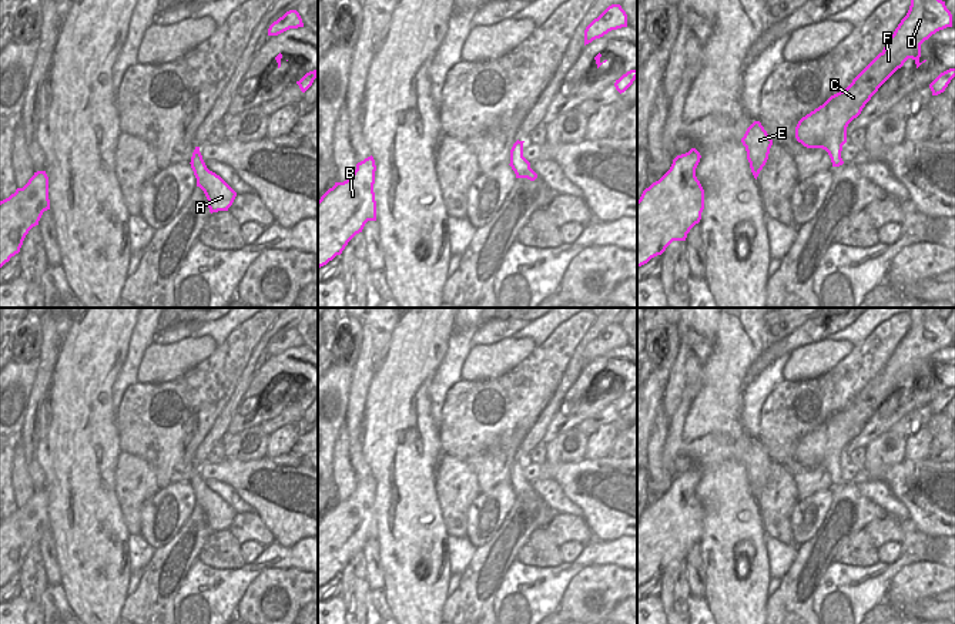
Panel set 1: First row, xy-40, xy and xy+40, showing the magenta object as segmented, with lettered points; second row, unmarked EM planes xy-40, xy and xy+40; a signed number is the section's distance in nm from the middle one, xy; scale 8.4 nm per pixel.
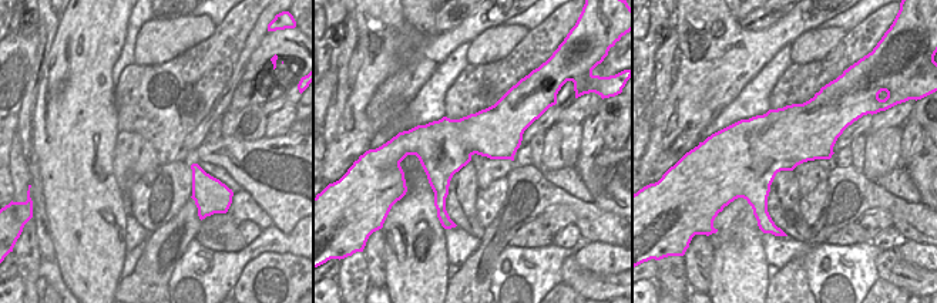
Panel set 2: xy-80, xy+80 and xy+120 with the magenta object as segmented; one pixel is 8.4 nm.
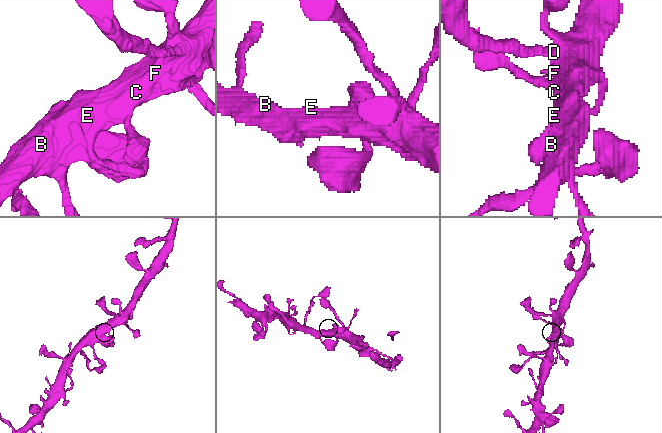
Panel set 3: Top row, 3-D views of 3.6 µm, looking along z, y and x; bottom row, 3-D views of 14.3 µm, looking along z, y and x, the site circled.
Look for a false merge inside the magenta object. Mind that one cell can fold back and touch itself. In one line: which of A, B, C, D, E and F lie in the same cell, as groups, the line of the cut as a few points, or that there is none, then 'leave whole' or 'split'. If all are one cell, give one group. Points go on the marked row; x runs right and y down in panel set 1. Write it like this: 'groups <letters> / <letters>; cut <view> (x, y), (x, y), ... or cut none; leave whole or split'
groups A B C D E F; cut none; leave whole

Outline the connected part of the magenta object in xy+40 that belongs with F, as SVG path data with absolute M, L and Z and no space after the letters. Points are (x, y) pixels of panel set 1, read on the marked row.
M911 0L907 16L901 20L884 50L852 80L842 91L831 95L822 105L802 117L795 127L795 138L807 148L822 148L828 152L832 167L844 164L841 158L842 145L847 142L847 127L857 118L865 104L878 88L912 58L917 68L922 64L921 44L932 34L946 27L952 27L952 14L942 0Z

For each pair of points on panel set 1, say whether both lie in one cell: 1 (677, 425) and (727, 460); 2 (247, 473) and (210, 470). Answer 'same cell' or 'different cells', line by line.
1: different cells
2: same cell

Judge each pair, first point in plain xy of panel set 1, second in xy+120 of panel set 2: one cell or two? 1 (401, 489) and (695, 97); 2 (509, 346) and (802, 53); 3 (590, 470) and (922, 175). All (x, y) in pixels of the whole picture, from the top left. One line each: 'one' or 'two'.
1: two
2: one
3: one

